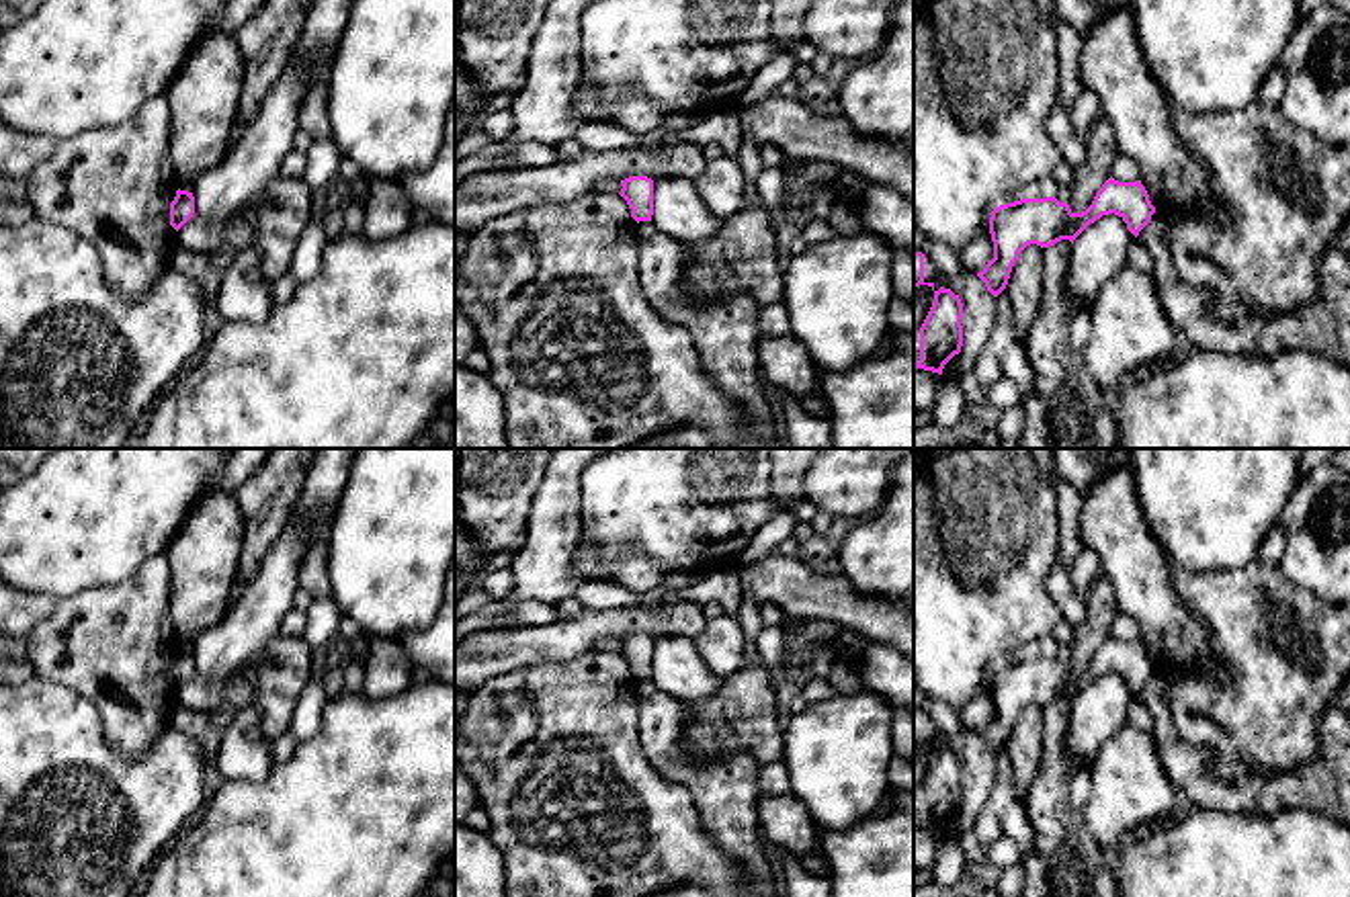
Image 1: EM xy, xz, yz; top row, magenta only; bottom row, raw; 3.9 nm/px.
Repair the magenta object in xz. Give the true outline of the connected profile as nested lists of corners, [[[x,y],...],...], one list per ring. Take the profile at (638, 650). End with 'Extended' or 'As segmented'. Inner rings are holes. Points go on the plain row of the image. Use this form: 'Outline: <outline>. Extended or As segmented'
Outline: [[[629,635],[621,639],[621,655],[631,668],[631,676],[639,680],[651,680],[653,674],[653,639],[647,635]]]. As segmented

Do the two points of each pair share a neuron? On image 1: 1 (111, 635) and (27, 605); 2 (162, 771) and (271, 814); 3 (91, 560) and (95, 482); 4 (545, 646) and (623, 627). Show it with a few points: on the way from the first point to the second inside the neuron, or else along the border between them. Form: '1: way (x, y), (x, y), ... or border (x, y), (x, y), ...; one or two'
1: border (58, 601), (23, 639); two
2: border (205, 803), (173, 838); two
3: way (91, 541), (95, 500); one
4: way (564, 639), (588, 627), (605, 627); one

